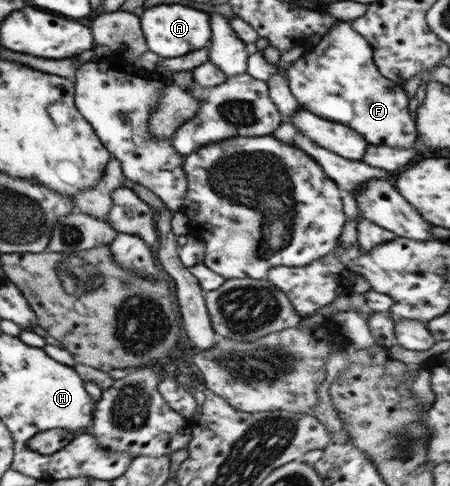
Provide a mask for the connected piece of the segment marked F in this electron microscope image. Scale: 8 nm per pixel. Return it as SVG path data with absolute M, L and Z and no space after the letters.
M339 21L328 34L316 40L312 49L308 49L290 66L285 77L290 90L301 104L301 108L319 118L342 124L364 137L368 145L384 145L390 148L408 150L417 146L416 123L408 111L408 95L398 82L386 78L376 66L372 57L372 46L352 27L350 21Z

